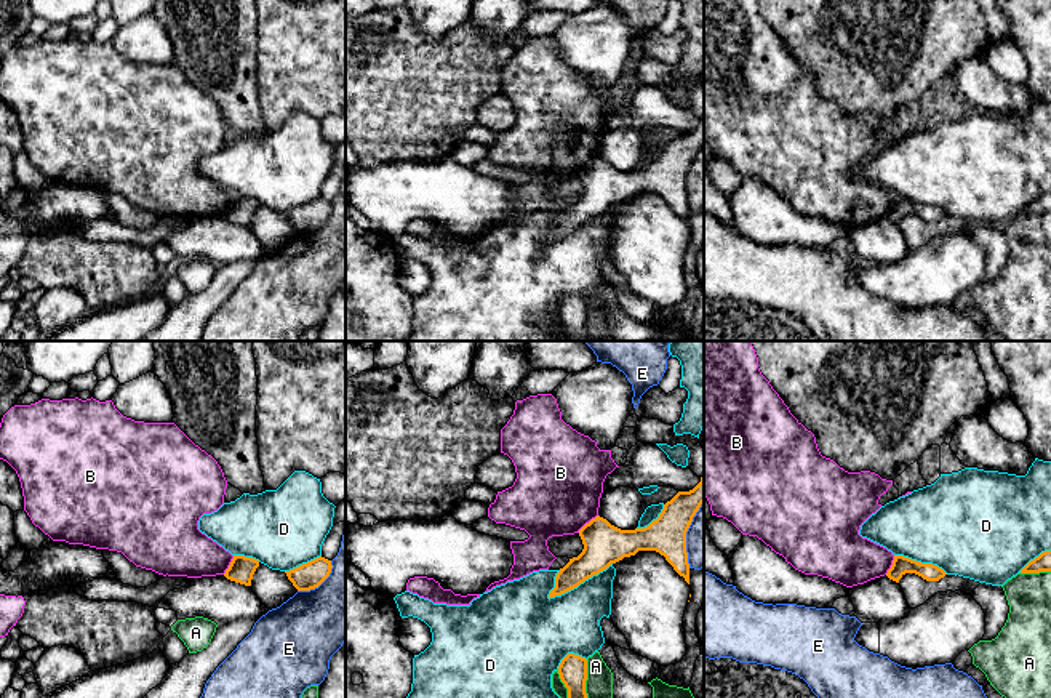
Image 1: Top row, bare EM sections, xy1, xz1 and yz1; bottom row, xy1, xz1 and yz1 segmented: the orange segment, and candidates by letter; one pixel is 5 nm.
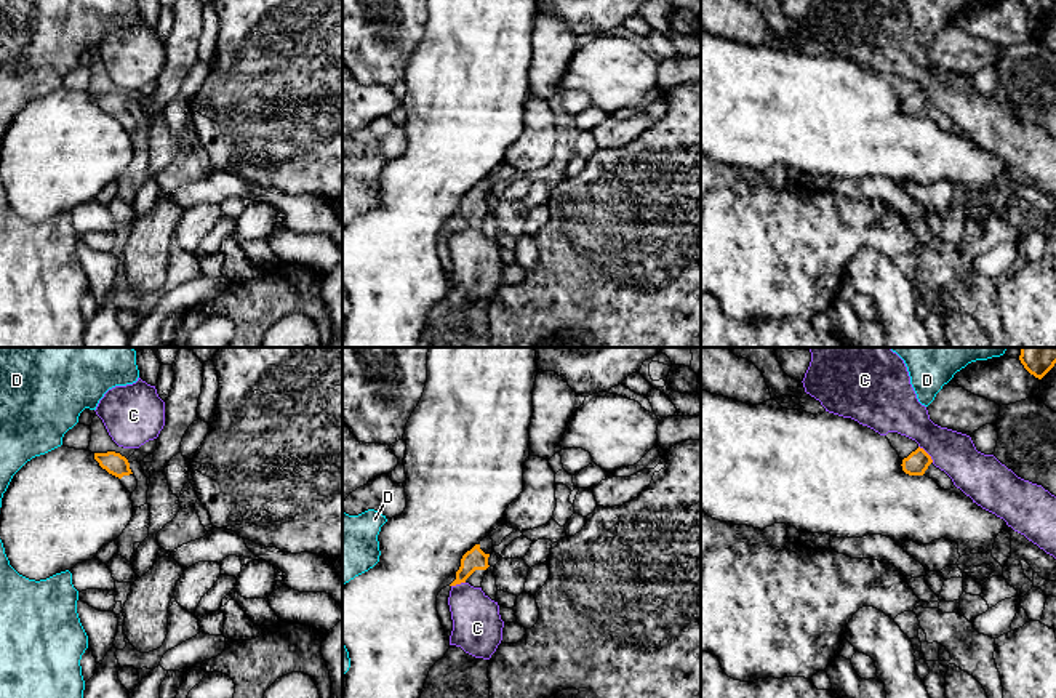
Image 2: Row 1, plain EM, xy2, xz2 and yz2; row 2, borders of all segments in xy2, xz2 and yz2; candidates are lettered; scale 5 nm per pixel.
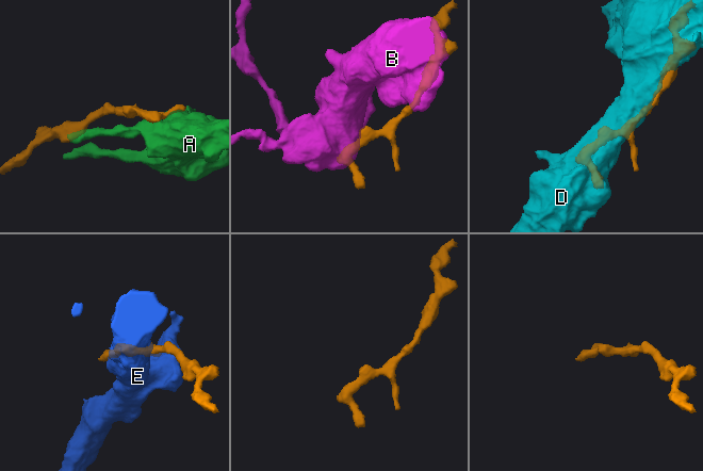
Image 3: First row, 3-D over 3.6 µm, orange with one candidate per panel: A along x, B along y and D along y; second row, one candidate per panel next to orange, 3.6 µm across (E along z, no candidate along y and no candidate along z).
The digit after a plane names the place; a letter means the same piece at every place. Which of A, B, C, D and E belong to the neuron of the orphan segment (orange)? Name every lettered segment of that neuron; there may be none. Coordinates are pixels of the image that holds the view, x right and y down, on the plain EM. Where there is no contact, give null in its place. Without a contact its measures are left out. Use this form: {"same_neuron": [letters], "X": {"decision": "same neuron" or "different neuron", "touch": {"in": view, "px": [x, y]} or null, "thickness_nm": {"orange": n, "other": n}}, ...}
{"same_neuron": [], "A": {"decision": "different neuron", "touch": {"in": "yz1", "px": [1035, 213]}, "thickness_nm": {"orange": 80, "other": 220}}, "B": {"decision": "different neuron", "touch": {"in": "xz1", "px": [589, 164]}, "thickness_nm": {"orange": 200, "other": 440}}, "C": {"decision": "different neuron", "touch": {"in": "yz2", "px": [927, 95]}, "thickness_nm": {"orange": 110, "other": 220}}, "D": {"decision": "different neuron", "touch": {"in": "xz1", "px": [579, 224]}, "thickness_nm": {"orange": 200, "other": 300}}, "E": {"decision": "different neuron", "touch": {"in": "xy1", "px": [320, 224]}, "thickness_nm": {"orange": 140, "other": 360}}}

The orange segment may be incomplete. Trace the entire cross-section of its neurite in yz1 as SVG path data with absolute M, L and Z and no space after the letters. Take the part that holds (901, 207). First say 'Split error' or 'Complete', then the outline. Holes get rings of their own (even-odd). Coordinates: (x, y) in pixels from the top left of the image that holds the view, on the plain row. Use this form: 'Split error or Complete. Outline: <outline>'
Complete. Outline: M894 197L893 207L888 211L886 218L896 224L905 216L905 215L915 215L921 218L926 223L939 223L947 215L933 205L921 205L917 202L912 202L904 197Z

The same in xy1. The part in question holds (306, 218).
Complete. Outline: M320 197L285 215L298 232L310 232L330 218L331 210L331 202Z

